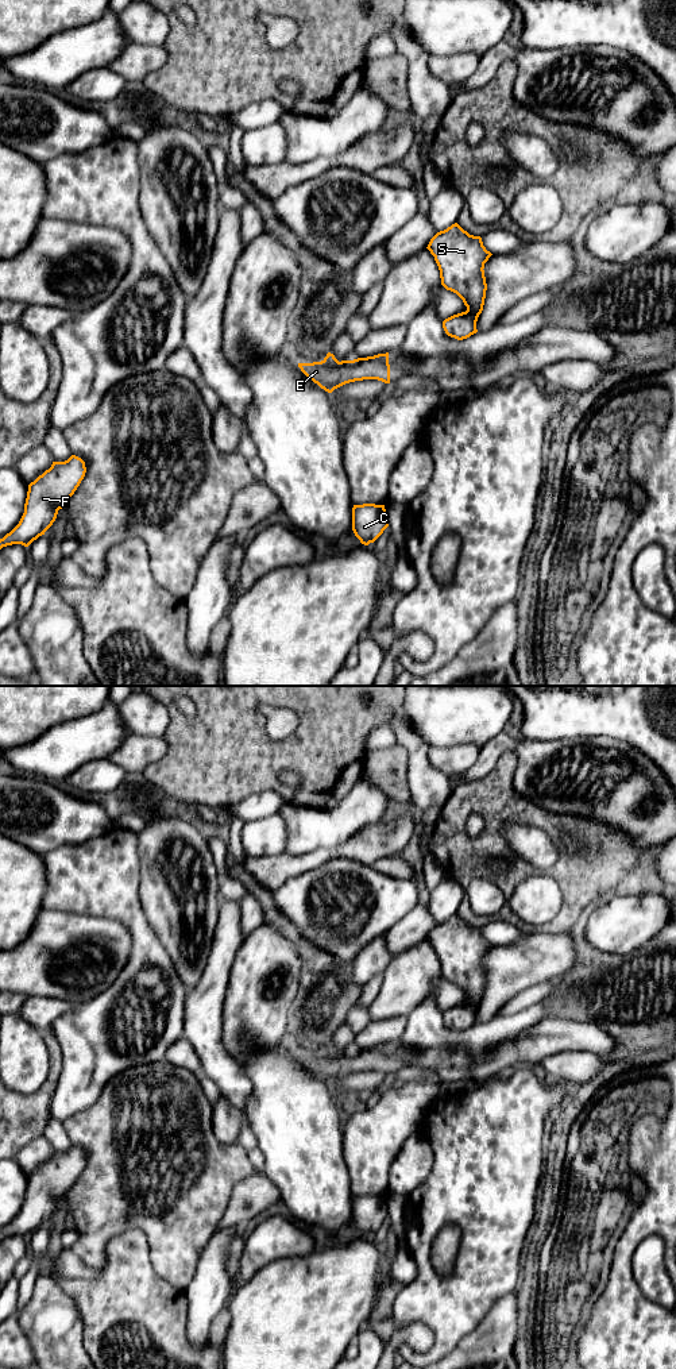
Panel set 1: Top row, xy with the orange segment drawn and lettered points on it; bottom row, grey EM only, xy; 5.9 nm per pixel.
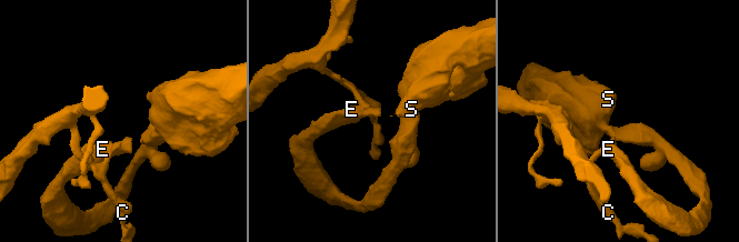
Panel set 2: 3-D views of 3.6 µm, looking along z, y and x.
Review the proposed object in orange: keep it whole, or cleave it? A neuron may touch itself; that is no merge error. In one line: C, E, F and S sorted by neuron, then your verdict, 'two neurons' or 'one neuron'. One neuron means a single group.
C F / E S | two neurons

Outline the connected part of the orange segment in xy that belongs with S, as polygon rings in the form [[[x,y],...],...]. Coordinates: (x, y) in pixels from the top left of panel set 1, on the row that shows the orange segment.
[[[457,223],[437,232],[426,247],[440,270],[441,285],[456,293],[467,306],[466,312],[443,321],[445,333],[463,340],[476,333],[476,321],[486,298],[484,263],[492,255],[480,236],[470,235]]]

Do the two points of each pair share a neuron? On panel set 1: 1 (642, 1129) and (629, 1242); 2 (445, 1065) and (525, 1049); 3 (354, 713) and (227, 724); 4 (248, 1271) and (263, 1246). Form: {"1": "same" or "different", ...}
{"1": "same", "2": "same", "3": "same", "4": "same"}

